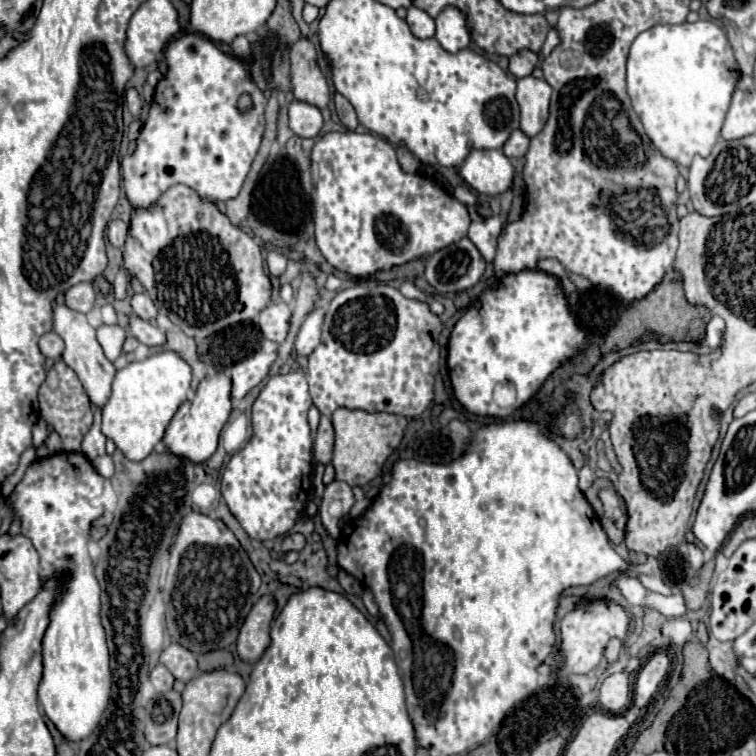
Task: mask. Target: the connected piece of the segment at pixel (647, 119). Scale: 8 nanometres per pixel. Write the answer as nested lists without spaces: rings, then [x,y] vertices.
[[[699,19],[695,23],[681,25],[655,25],[643,31],[631,45],[627,59],[627,93],[647,137],[661,151],[661,155],[669,157],[681,167],[689,167],[693,155],[707,157],[717,143],[739,75],[739,65],[729,45],[727,33],[717,23]]]

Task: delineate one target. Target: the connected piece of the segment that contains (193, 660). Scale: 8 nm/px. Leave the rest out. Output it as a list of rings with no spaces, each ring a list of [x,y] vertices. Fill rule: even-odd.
[[[171,643],[159,657],[159,661],[173,673],[175,679],[179,681],[189,681],[199,673],[199,665],[197,665],[197,657],[185,649],[183,645]]]

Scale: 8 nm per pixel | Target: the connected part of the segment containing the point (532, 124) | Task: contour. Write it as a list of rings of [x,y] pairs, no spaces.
[[[523,77],[517,79],[517,103],[521,109],[521,125],[519,129],[531,139],[545,127],[549,119],[549,101],[553,89],[545,83],[545,79]]]

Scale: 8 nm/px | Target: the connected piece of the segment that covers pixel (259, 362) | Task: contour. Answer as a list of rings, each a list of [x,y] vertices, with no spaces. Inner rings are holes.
[[[277,351],[257,353],[257,355],[237,363],[231,369],[231,379],[233,379],[231,397],[233,397],[233,401],[243,399],[255,385],[259,385],[265,379],[275,359],[277,359]]]

